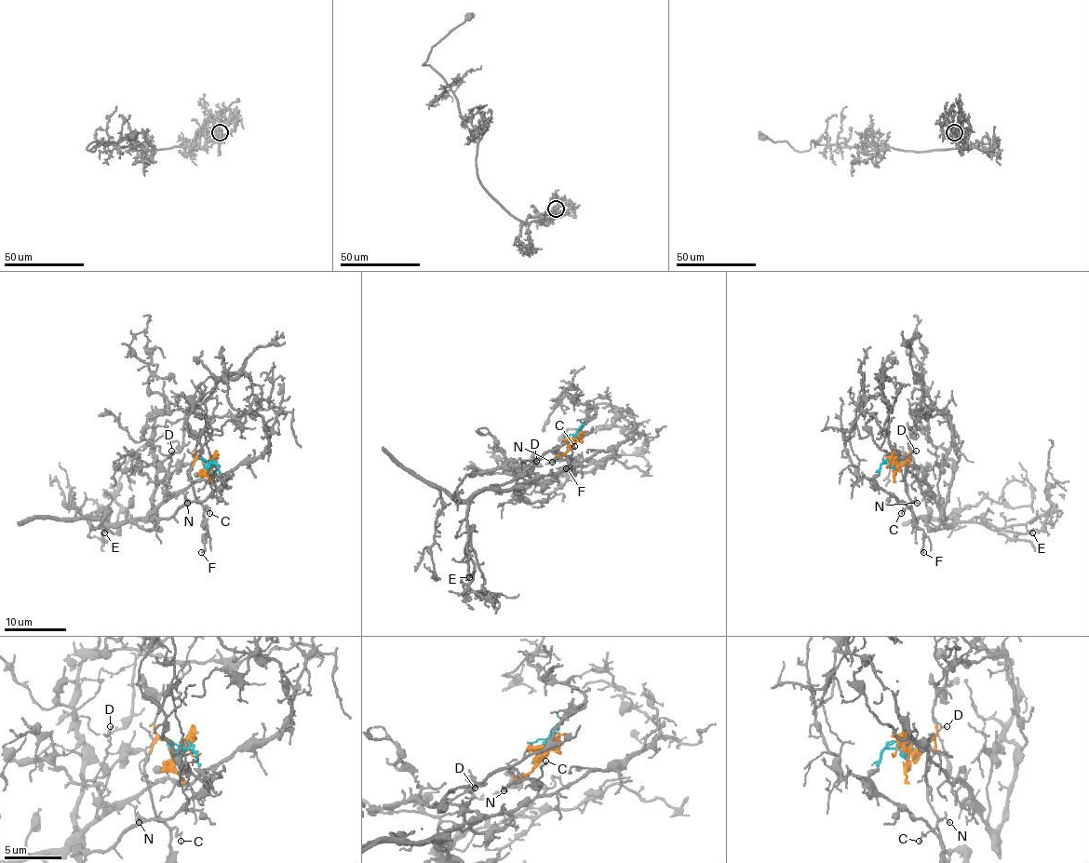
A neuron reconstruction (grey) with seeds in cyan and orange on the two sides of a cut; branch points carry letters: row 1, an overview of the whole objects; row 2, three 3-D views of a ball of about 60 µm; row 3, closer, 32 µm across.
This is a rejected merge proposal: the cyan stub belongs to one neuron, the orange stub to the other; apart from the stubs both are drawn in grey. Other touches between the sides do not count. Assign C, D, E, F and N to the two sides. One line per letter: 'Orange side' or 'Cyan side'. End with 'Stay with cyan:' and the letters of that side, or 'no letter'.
C: Orange side
D: Cyan side
E: Cyan side
F: Orange side
N: Orange side
Stay with cyan: D, E

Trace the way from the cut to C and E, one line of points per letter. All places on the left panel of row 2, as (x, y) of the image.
C: (208, 465), (198, 458), (190, 469), (192, 490), (196, 500), (206, 505), (208, 513)
E: (208, 465), (221, 480), (204, 500), (157, 518), (152, 530), (101, 522), (110, 525), (105, 532)

